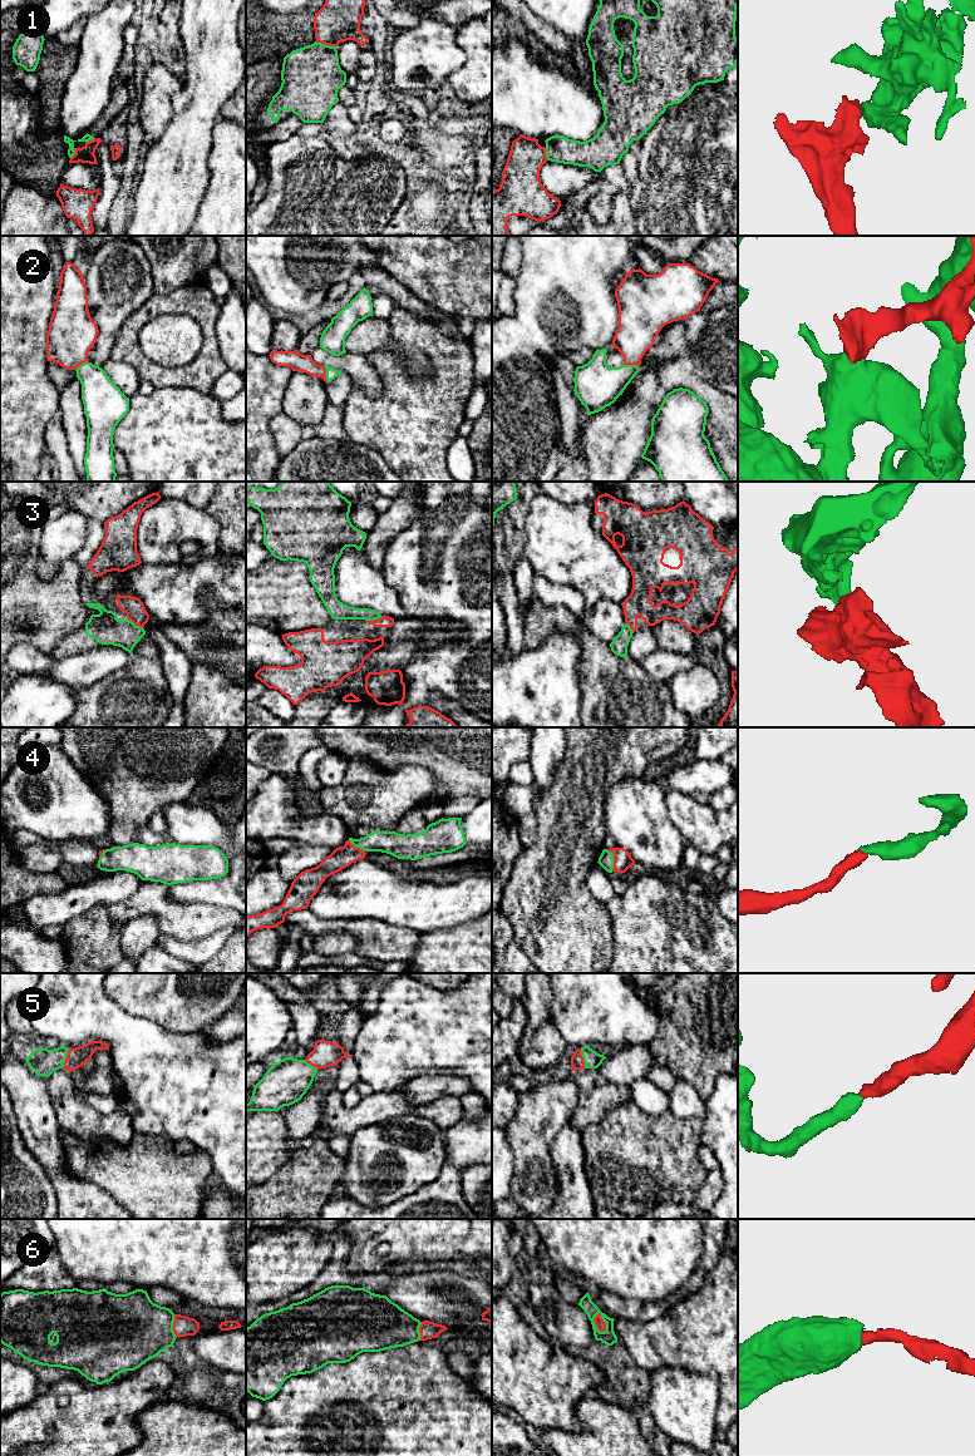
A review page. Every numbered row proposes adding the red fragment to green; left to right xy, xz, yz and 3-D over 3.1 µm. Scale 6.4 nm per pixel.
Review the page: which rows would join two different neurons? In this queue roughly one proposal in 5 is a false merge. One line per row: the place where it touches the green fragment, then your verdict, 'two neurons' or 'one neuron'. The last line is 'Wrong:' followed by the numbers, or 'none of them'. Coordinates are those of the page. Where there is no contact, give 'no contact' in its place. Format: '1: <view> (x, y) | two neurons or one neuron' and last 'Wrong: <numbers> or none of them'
1: xz (326, 45) | two neurons
2: xz (325, 374) | one neuron
3: xy (133, 623) | one neuron
4: yz (612, 860) | one neuron
5: yz (584, 1059) | one neuron
6: yz (604, 1321) | one neuron
Wrong: 1

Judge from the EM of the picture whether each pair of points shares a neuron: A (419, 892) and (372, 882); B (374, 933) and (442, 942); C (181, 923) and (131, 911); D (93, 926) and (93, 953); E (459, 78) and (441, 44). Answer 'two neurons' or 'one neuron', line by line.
A: one neuron
B: two neurons
C: one neuron
D: one neuron
E: two neurons

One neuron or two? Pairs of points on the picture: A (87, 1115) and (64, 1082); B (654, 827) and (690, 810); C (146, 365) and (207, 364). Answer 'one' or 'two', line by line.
A: one
B: two
C: one

